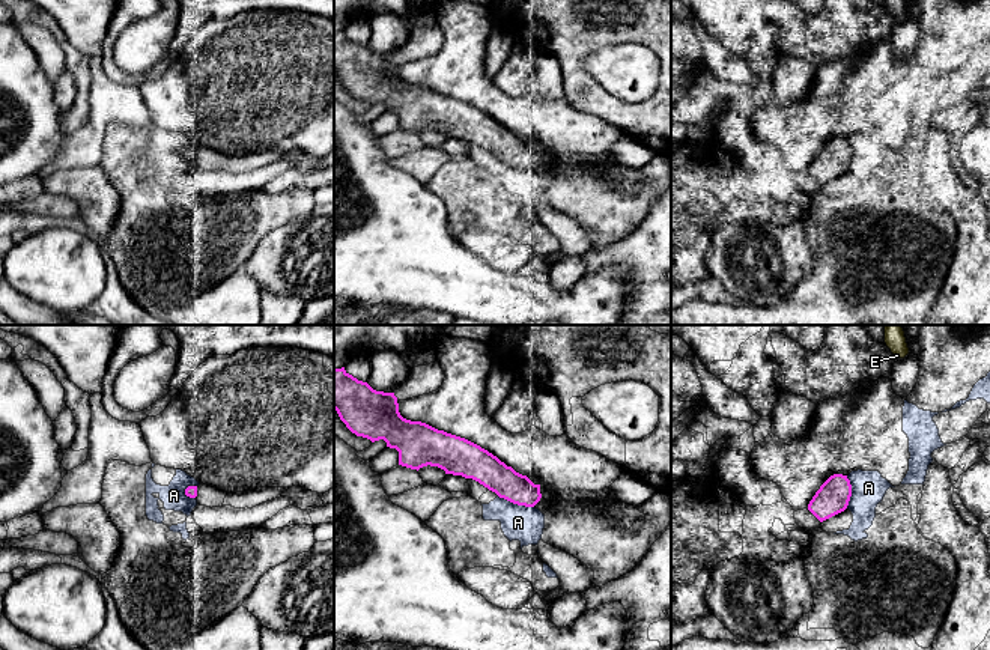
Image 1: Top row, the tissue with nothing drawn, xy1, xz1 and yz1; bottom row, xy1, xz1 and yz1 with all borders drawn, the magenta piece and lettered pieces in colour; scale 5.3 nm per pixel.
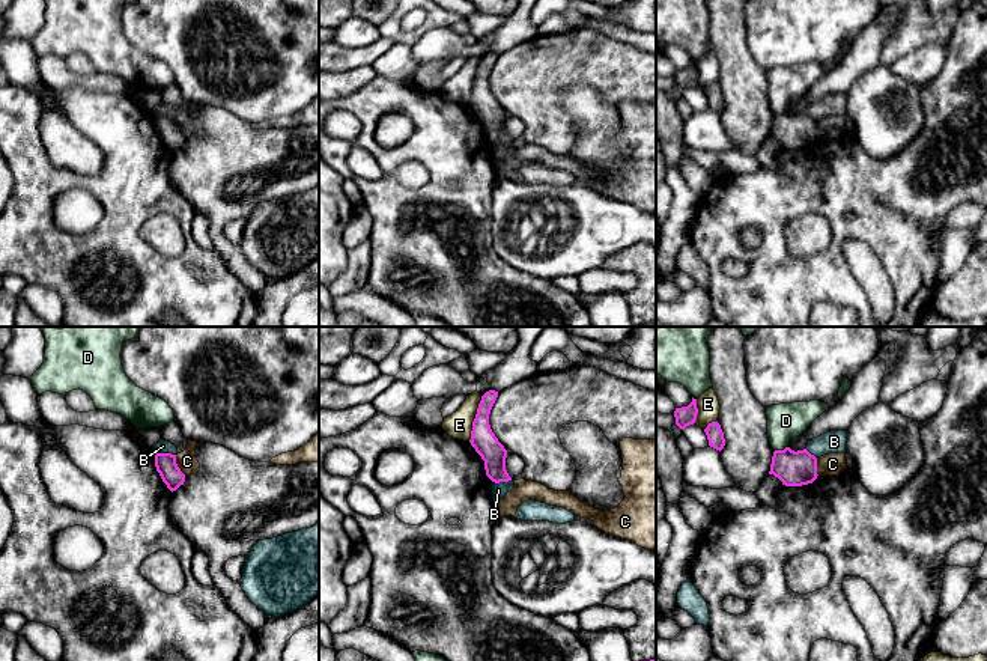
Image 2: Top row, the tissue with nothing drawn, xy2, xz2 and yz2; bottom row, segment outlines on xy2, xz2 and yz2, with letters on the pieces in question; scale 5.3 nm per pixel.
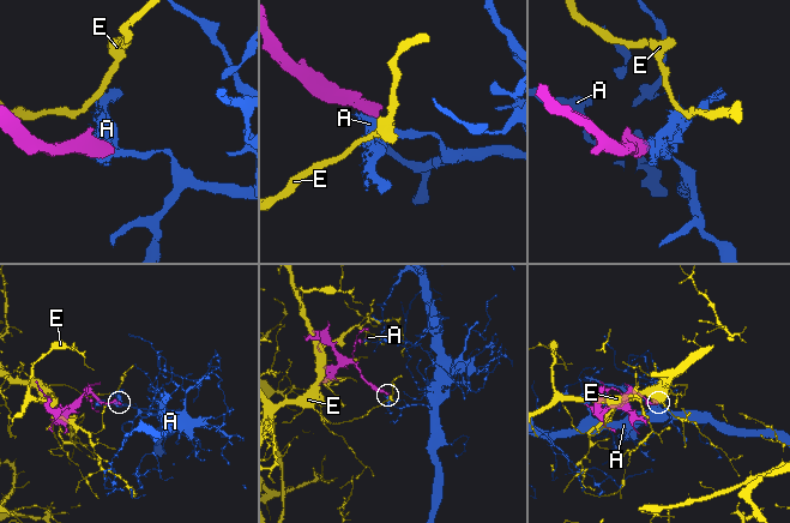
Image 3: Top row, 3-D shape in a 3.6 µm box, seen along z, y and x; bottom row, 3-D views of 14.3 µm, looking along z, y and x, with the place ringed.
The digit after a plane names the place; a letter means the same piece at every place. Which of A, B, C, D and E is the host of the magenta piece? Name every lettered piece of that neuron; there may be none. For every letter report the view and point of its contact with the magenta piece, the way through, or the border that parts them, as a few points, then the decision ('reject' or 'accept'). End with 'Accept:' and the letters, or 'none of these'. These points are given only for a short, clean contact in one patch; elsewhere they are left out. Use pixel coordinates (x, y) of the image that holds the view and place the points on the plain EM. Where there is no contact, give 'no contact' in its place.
A: meets magenta in xz1 at (516, 166); reject
B: meets magenta in xy2 at (166, 116); reject
C: meets magenta in xy2 at (176, 128); reject
D: meets magenta in yz2 at (781, 113); reject
E: meets magenta in xz2 at (474, 82); reject
Accept: none of these

